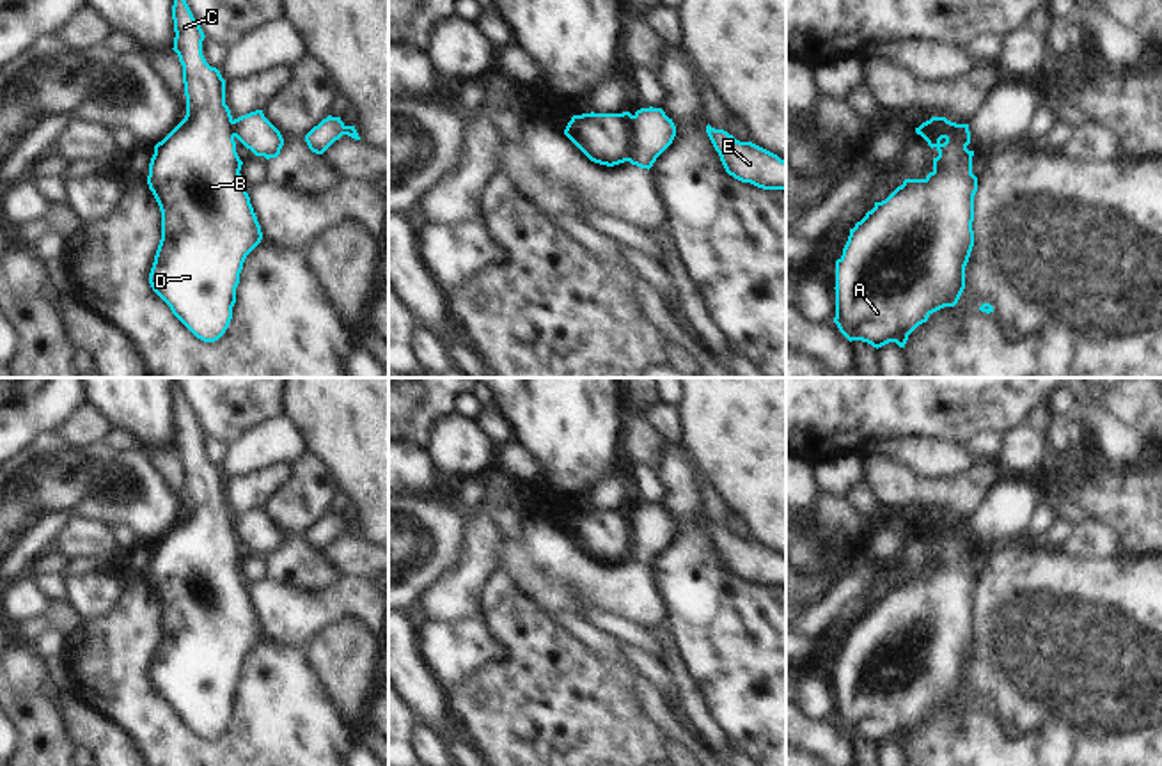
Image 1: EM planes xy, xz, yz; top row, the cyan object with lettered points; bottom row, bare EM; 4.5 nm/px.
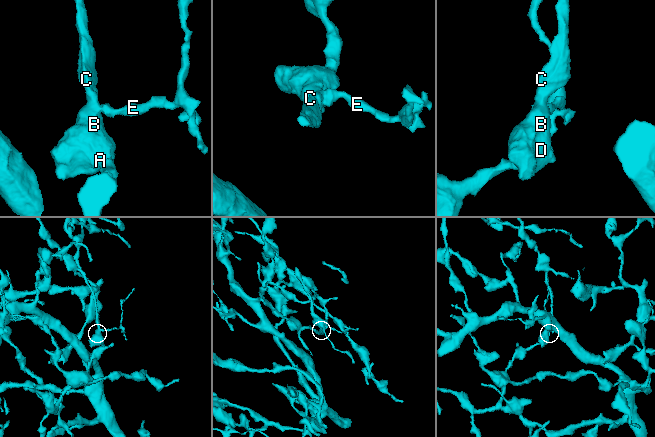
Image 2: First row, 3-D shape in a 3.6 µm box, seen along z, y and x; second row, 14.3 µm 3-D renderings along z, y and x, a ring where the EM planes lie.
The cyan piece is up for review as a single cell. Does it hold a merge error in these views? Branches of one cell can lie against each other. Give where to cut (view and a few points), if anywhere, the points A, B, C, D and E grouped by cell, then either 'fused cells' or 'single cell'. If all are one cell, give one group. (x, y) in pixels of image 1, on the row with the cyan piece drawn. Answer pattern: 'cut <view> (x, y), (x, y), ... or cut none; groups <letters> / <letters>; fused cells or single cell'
cut xz (634, 116), (628, 160); groups A B C D / E; fused cells

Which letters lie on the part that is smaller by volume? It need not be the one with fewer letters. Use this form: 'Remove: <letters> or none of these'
Remove: E

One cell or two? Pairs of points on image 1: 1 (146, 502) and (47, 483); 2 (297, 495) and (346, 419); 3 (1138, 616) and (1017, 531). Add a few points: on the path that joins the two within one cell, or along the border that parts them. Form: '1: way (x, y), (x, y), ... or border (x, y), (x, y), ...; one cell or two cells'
1: way (121, 502), (93, 499), (71, 483); one cell
2: border (307, 451), (325, 468), (337, 492); two cells
3: border (1013, 541), (1026, 543); two cells

